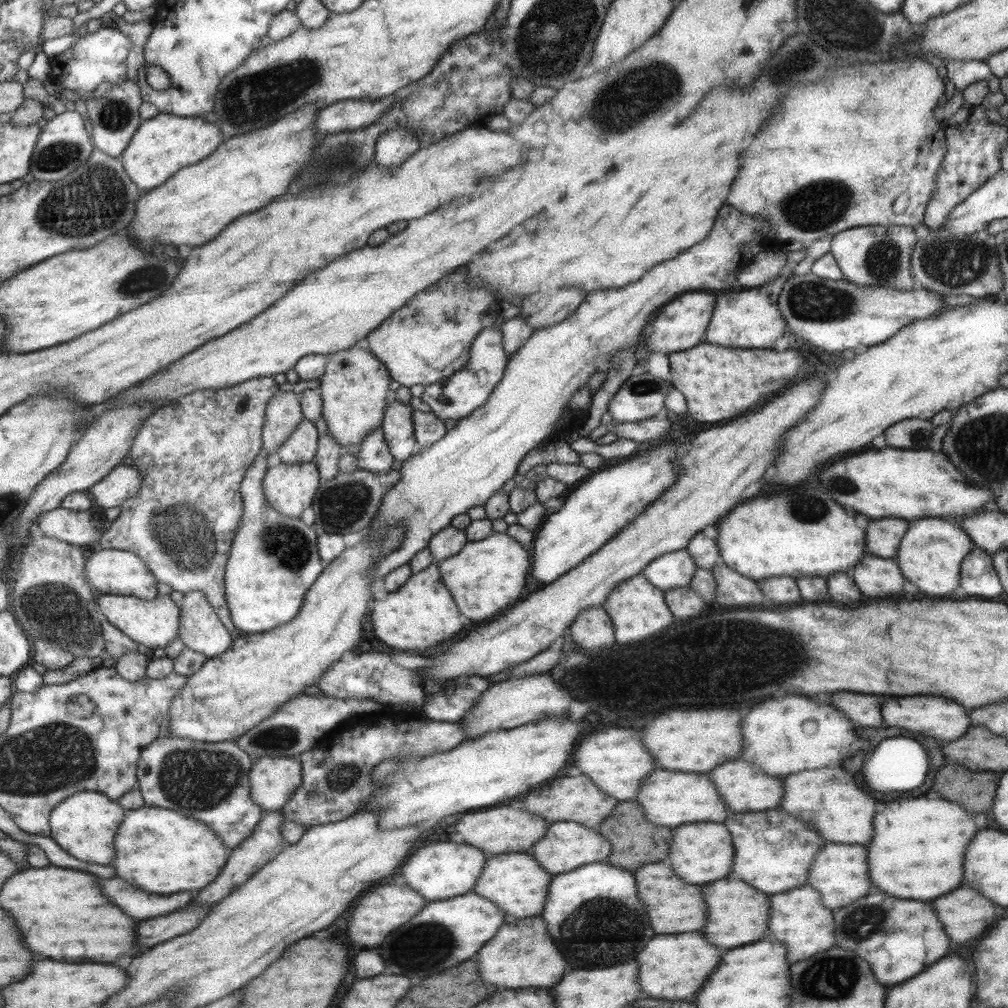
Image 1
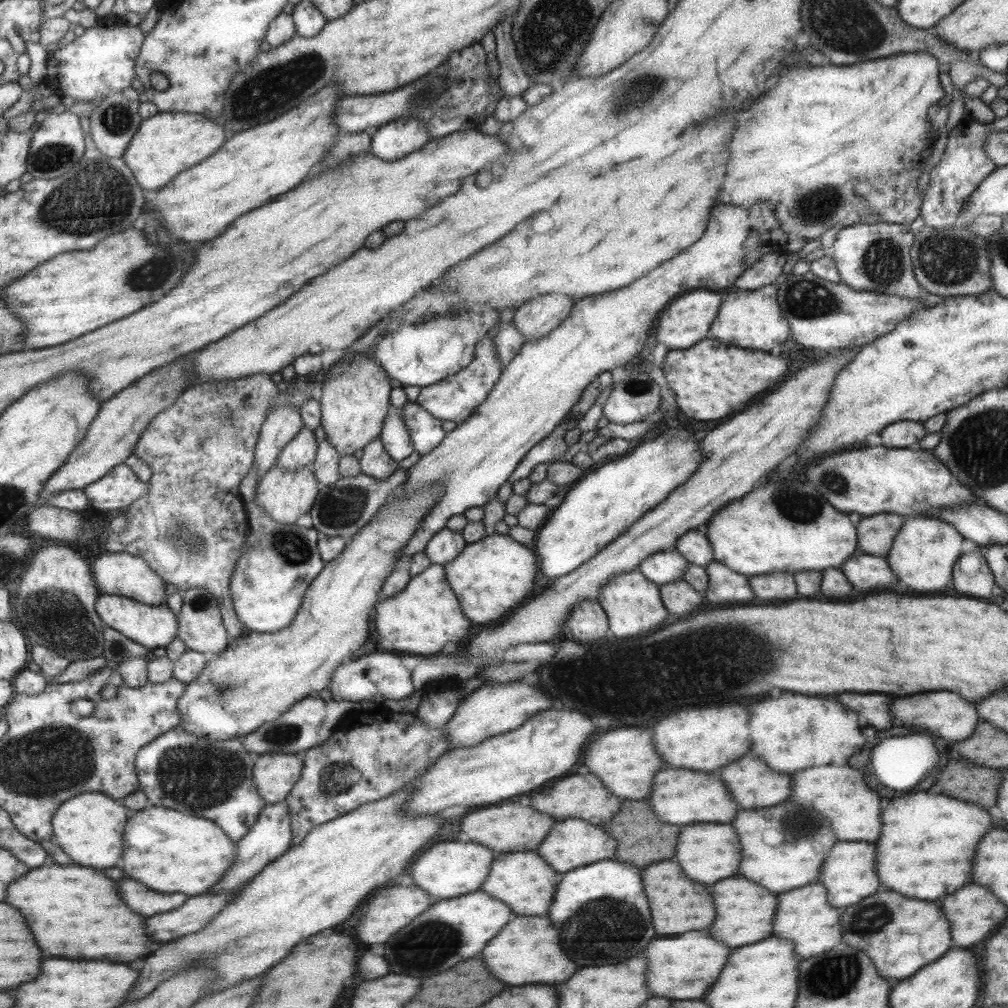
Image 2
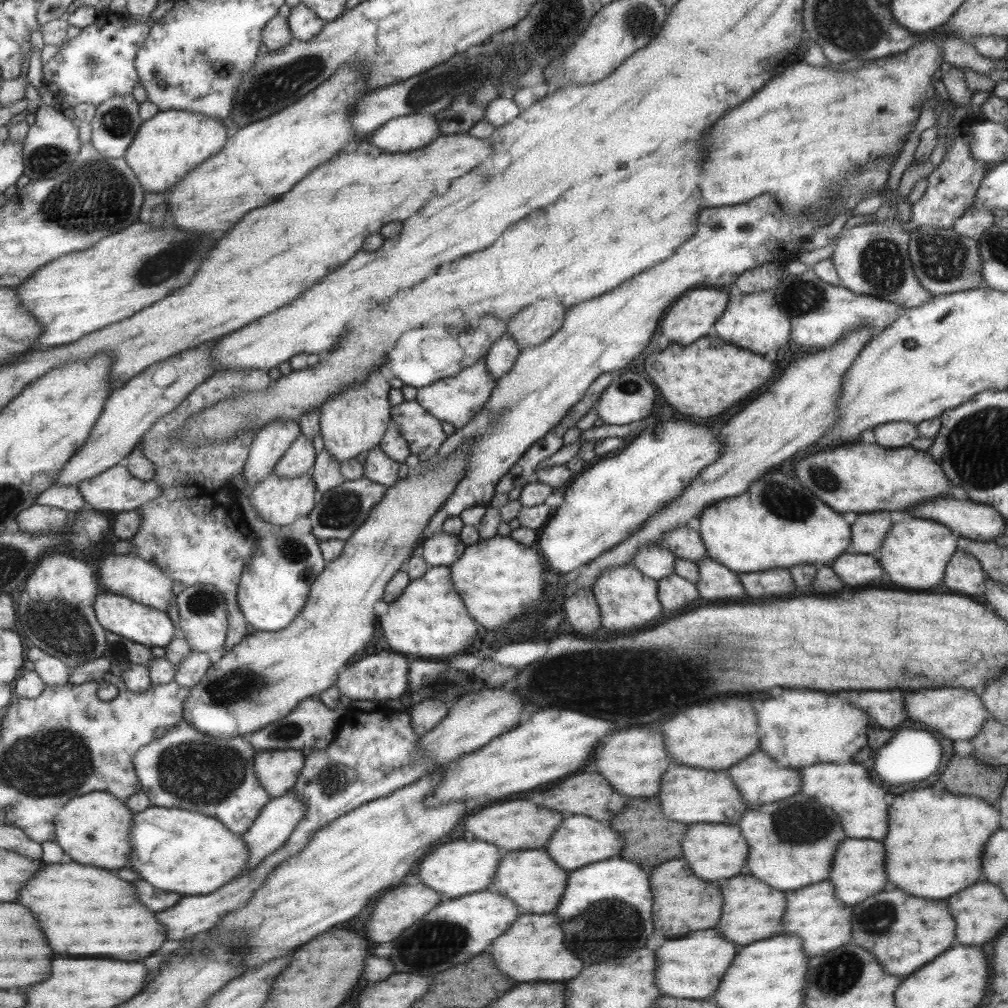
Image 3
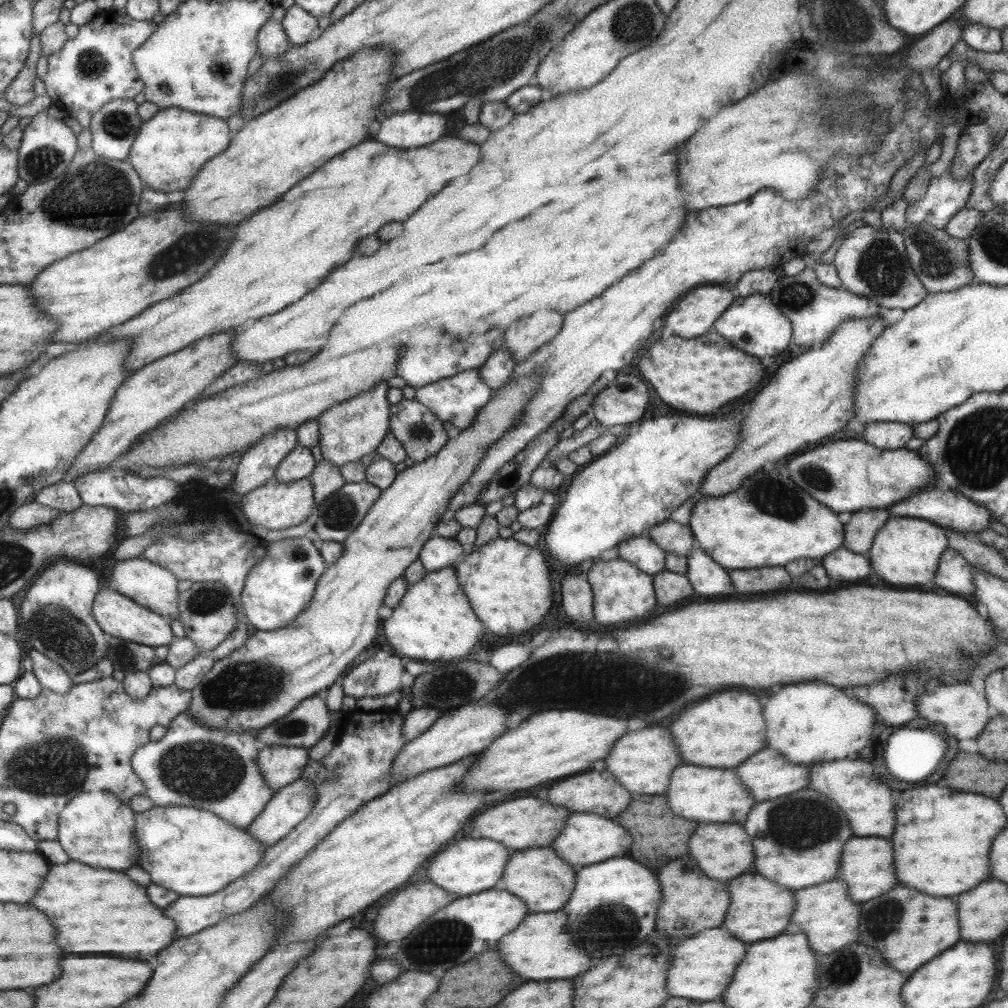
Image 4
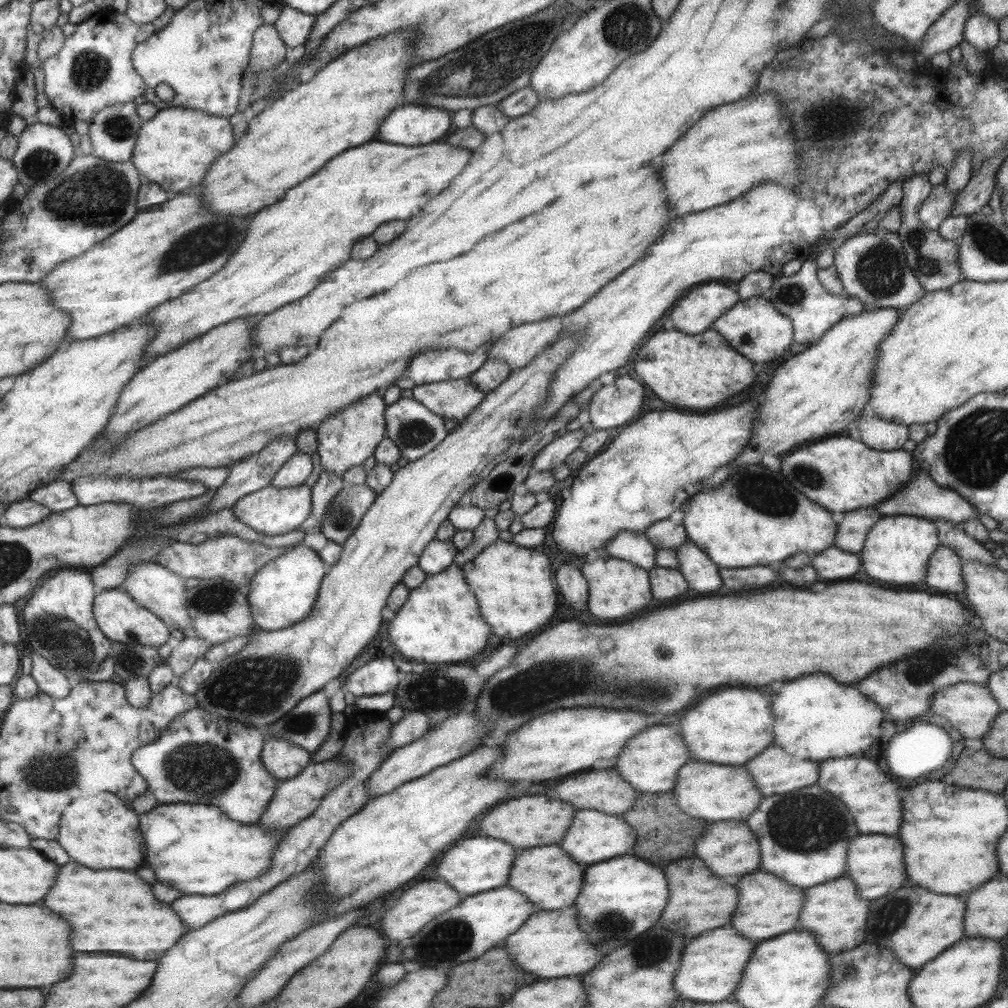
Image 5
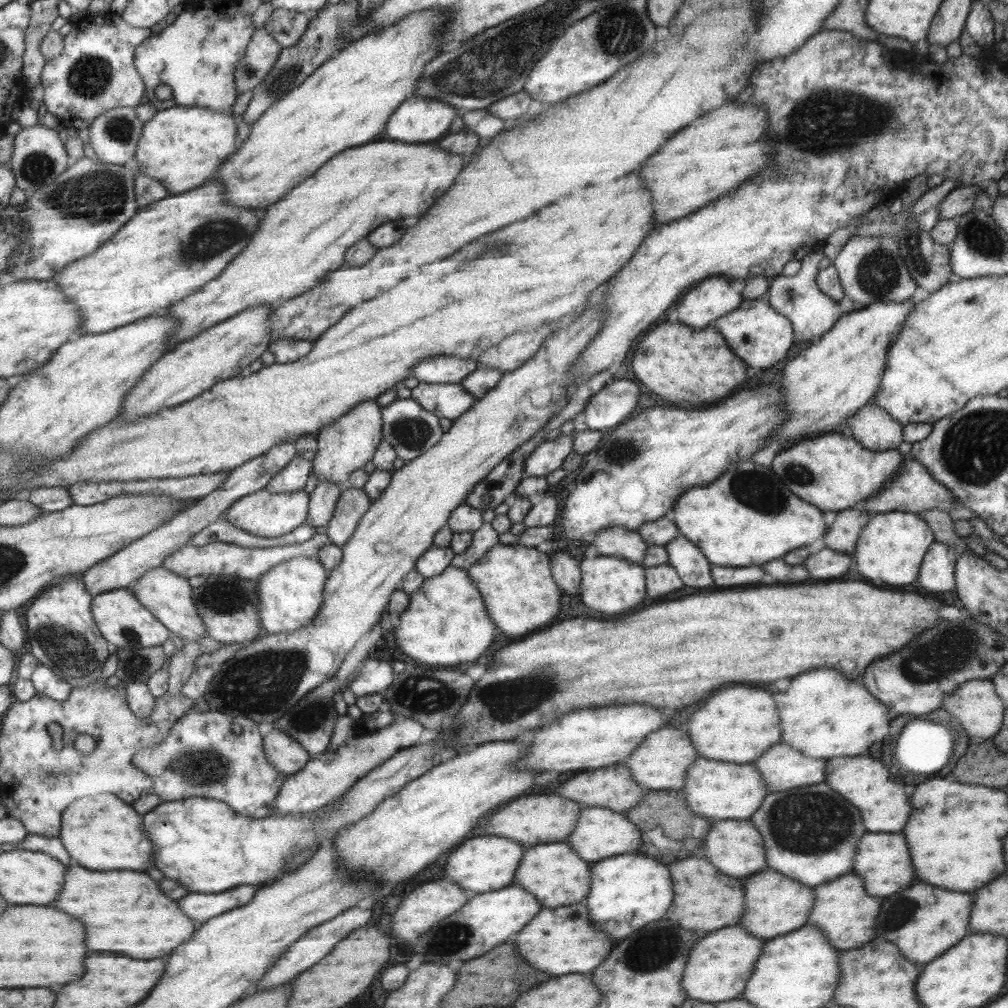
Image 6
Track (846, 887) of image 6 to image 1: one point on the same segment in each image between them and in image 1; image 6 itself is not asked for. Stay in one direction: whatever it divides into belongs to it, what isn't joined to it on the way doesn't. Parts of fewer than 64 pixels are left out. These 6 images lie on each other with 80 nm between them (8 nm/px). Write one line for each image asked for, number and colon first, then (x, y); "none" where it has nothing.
1: (798, 918)
2: (805, 916)
3: (813, 912)
4: (829, 918)
5: (833, 911)

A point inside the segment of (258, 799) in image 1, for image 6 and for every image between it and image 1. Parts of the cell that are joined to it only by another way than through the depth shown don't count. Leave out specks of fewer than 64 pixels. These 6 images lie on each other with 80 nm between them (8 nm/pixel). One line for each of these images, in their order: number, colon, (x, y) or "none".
2: (275, 774)
3: (277, 769)
4: (280, 765)
5: (284, 759)
6: (287, 755)

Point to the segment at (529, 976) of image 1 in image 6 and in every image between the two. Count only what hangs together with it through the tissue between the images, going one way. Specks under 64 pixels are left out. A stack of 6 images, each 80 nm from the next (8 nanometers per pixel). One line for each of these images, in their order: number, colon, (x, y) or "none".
2: (526, 951)
3: (531, 949)
4: (540, 947)
5: (549, 943)
6: (560, 940)

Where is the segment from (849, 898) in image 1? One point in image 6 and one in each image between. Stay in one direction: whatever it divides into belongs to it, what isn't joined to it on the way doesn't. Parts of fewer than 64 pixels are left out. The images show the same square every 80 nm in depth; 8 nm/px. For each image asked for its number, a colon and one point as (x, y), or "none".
2: (848, 871)
3: (857, 872)
4: (866, 864)
5: (874, 862)
6: (882, 860)

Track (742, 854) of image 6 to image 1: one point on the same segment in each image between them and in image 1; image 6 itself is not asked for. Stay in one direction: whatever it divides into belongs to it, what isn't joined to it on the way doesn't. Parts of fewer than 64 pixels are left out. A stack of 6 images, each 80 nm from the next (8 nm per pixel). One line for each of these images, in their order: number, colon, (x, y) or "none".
1: (701, 852)
2: (707, 852)
3: (713, 850)
4: (722, 850)
5: (728, 848)

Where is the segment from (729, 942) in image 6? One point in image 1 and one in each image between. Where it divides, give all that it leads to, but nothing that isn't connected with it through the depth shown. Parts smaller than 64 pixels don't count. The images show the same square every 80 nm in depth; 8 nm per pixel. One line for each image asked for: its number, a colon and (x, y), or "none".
1: (672, 966)
2: (682, 967)
3: (691, 967)
4: (701, 969)
5: (711, 966)

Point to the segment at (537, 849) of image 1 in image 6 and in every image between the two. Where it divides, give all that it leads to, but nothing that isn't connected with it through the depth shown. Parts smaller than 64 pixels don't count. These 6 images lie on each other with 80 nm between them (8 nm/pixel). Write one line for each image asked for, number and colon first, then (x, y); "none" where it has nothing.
2: (572, 842)
3: (579, 840)
4: (587, 838)
5: (594, 835)
6: (600, 832)

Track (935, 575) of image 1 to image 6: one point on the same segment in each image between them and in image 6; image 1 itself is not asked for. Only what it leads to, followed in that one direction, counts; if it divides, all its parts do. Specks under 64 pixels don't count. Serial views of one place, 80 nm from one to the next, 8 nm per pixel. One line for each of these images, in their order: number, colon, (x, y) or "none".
2: (921, 555)
3: (914, 552)
4: (905, 550)
5: (896, 549)
6: (890, 548)

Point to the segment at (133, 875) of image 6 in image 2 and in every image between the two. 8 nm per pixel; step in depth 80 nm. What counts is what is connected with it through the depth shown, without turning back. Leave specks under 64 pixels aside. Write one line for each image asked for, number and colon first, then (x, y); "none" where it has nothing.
2: (74, 911)
3: (85, 910)
4: (103, 911)
5: (110, 910)

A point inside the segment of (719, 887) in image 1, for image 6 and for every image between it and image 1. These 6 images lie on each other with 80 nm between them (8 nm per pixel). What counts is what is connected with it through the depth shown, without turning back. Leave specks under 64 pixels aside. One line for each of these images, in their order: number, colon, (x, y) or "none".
2: (745, 912)
3: (752, 910)
4: (759, 908)
5: (768, 906)
6: (774, 904)

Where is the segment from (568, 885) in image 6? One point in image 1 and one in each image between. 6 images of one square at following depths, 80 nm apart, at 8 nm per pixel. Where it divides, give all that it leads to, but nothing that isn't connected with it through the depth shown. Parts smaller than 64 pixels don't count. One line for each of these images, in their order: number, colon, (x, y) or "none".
1: (515, 882)
2: (522, 880)
3: (530, 878)
4: (536, 875)
5: (546, 875)

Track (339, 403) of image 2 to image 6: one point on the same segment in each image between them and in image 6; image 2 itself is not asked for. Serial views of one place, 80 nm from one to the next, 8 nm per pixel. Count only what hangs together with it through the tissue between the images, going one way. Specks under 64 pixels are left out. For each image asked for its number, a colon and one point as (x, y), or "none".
3: (354, 421)
4: (348, 430)
5: (347, 438)
6: (348, 443)

